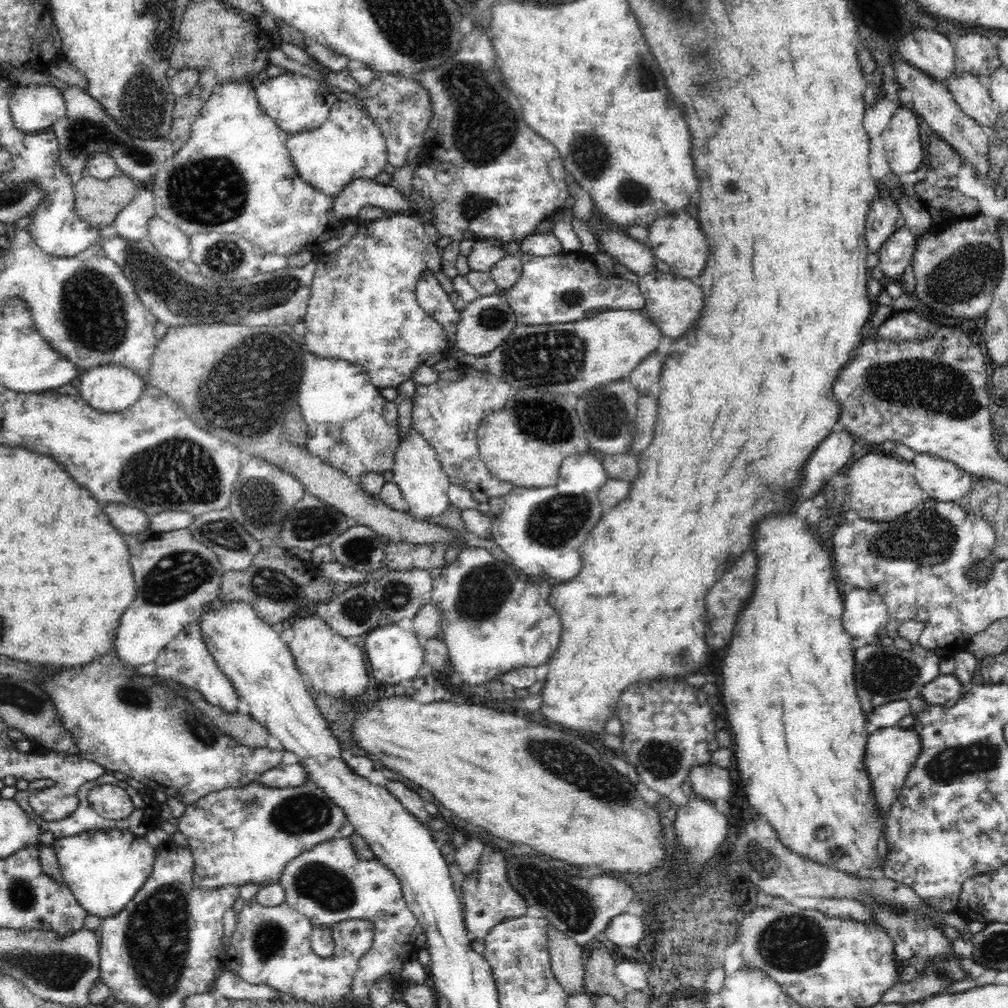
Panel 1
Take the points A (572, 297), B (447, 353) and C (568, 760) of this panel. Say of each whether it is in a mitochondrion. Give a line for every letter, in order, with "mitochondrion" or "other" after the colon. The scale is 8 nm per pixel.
A: mitochondrion
B: other
C: mitochondrion

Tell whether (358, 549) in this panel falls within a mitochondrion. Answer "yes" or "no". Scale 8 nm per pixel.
yes

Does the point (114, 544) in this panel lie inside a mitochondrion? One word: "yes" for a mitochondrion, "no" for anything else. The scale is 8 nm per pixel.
no

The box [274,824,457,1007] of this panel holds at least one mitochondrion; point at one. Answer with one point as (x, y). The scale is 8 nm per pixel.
(331, 890)

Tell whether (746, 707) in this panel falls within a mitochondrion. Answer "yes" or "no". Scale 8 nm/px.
no

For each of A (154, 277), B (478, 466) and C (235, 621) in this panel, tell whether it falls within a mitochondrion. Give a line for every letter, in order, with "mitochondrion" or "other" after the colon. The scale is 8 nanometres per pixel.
A: mitochondrion
B: other
C: other

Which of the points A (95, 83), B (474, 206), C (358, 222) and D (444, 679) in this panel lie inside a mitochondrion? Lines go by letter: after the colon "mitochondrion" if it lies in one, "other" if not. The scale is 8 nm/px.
A: other
B: mitochondrion
C: other
D: other

